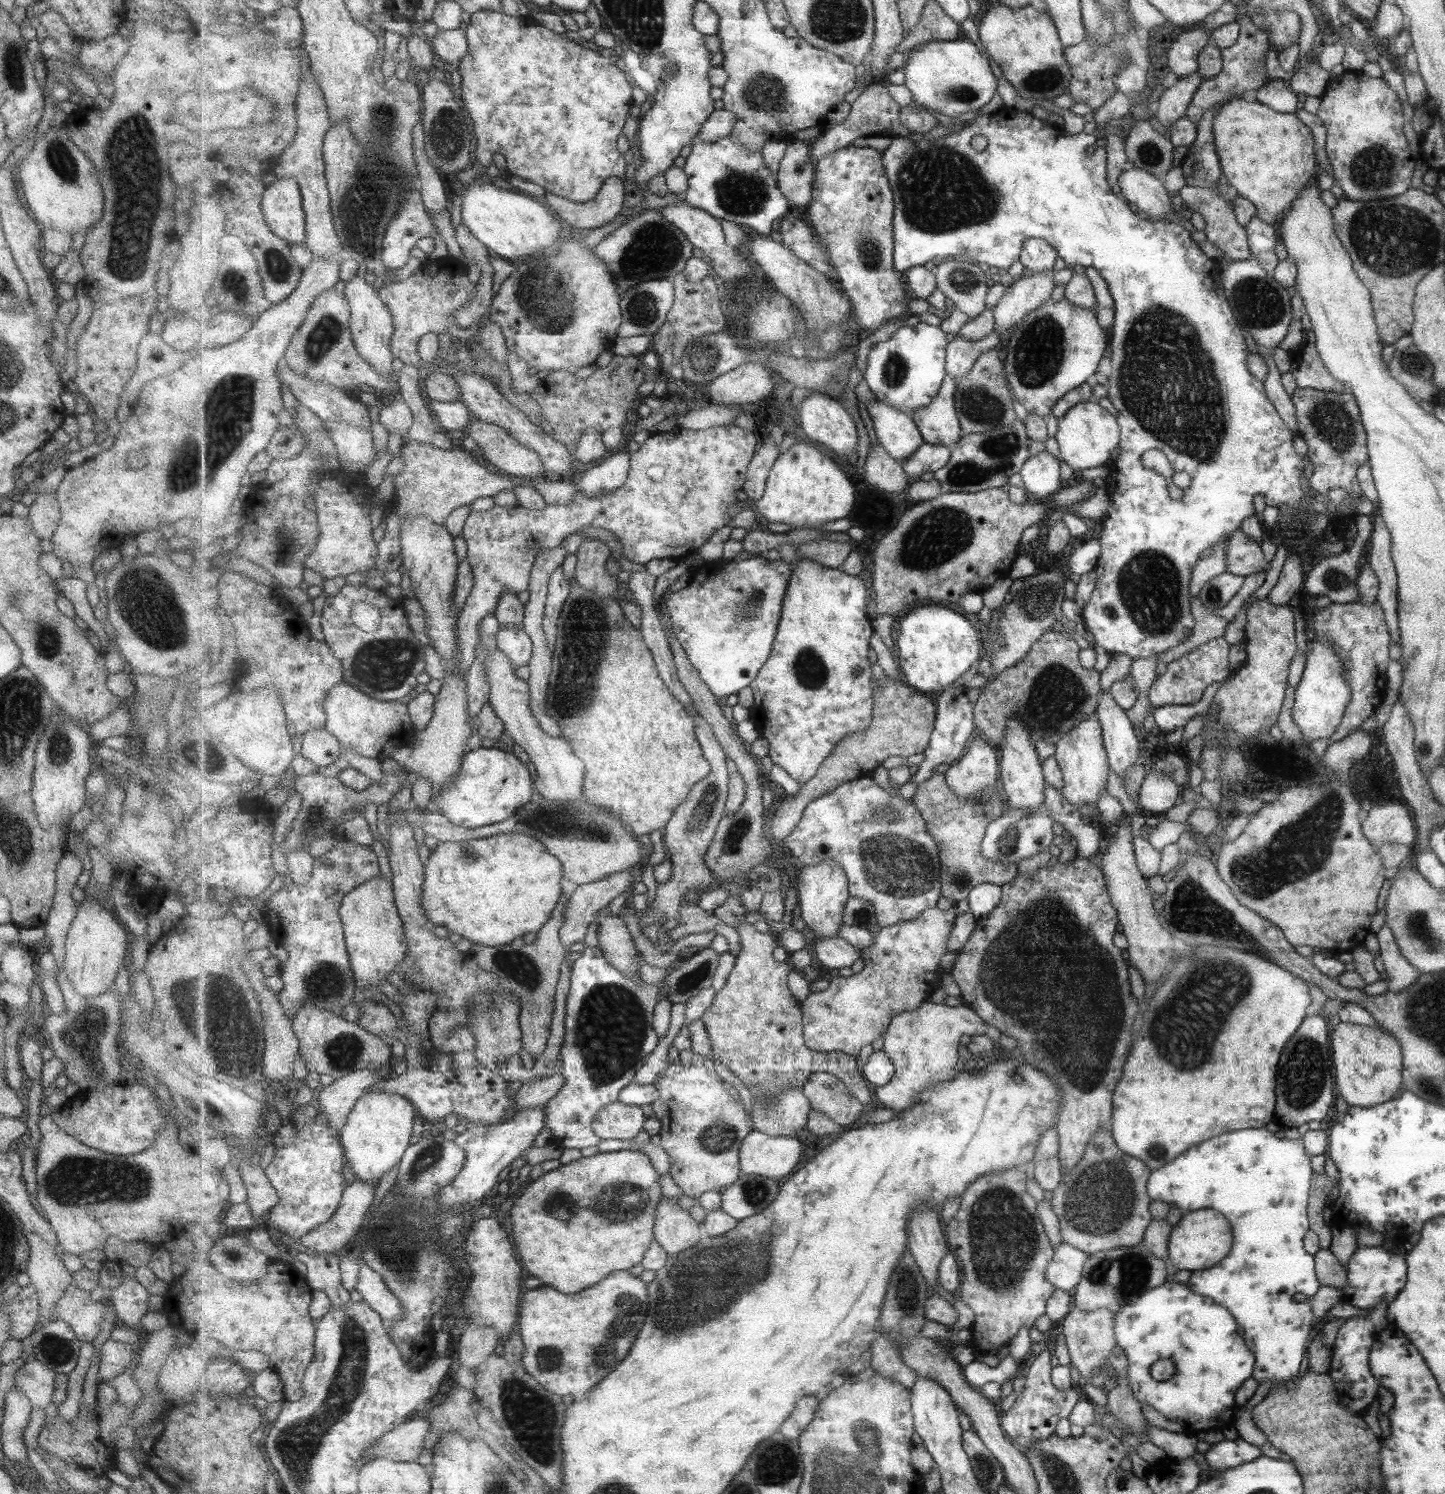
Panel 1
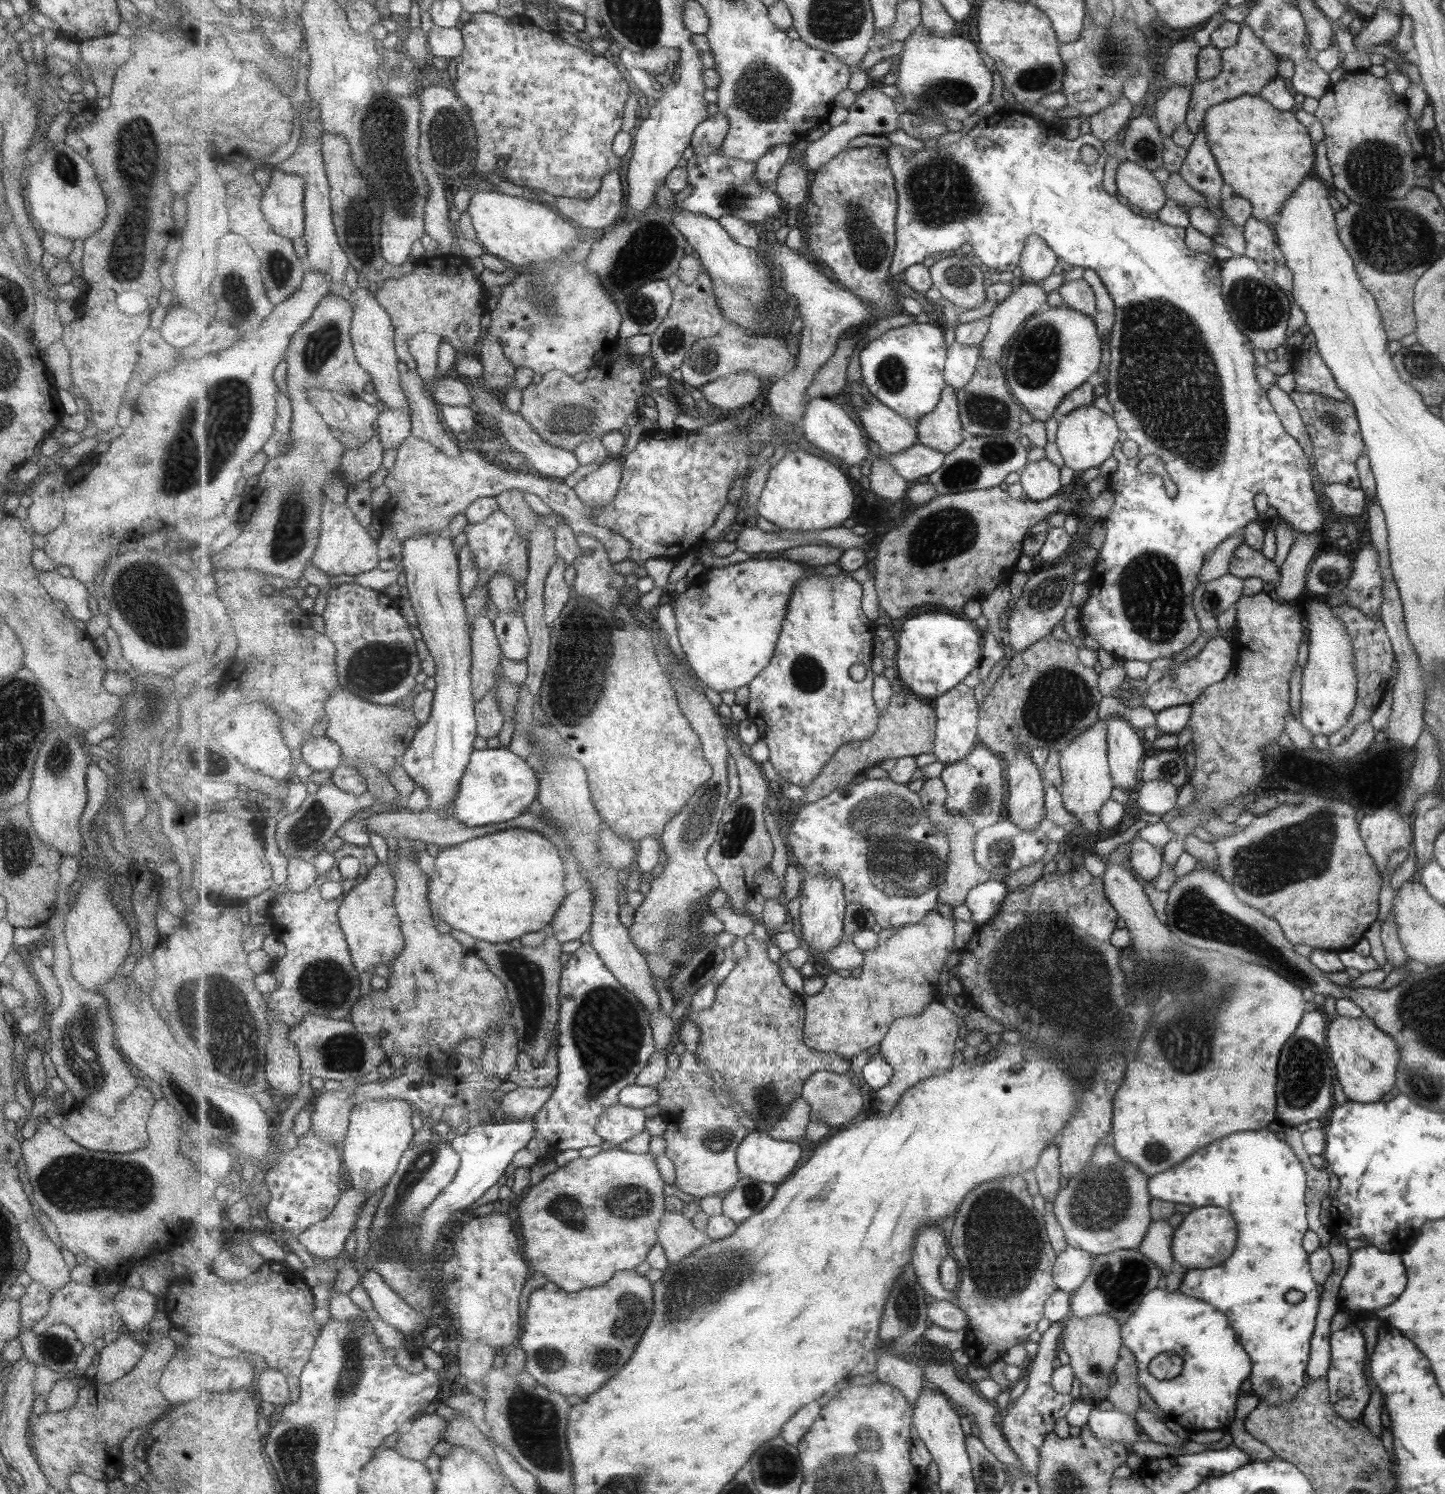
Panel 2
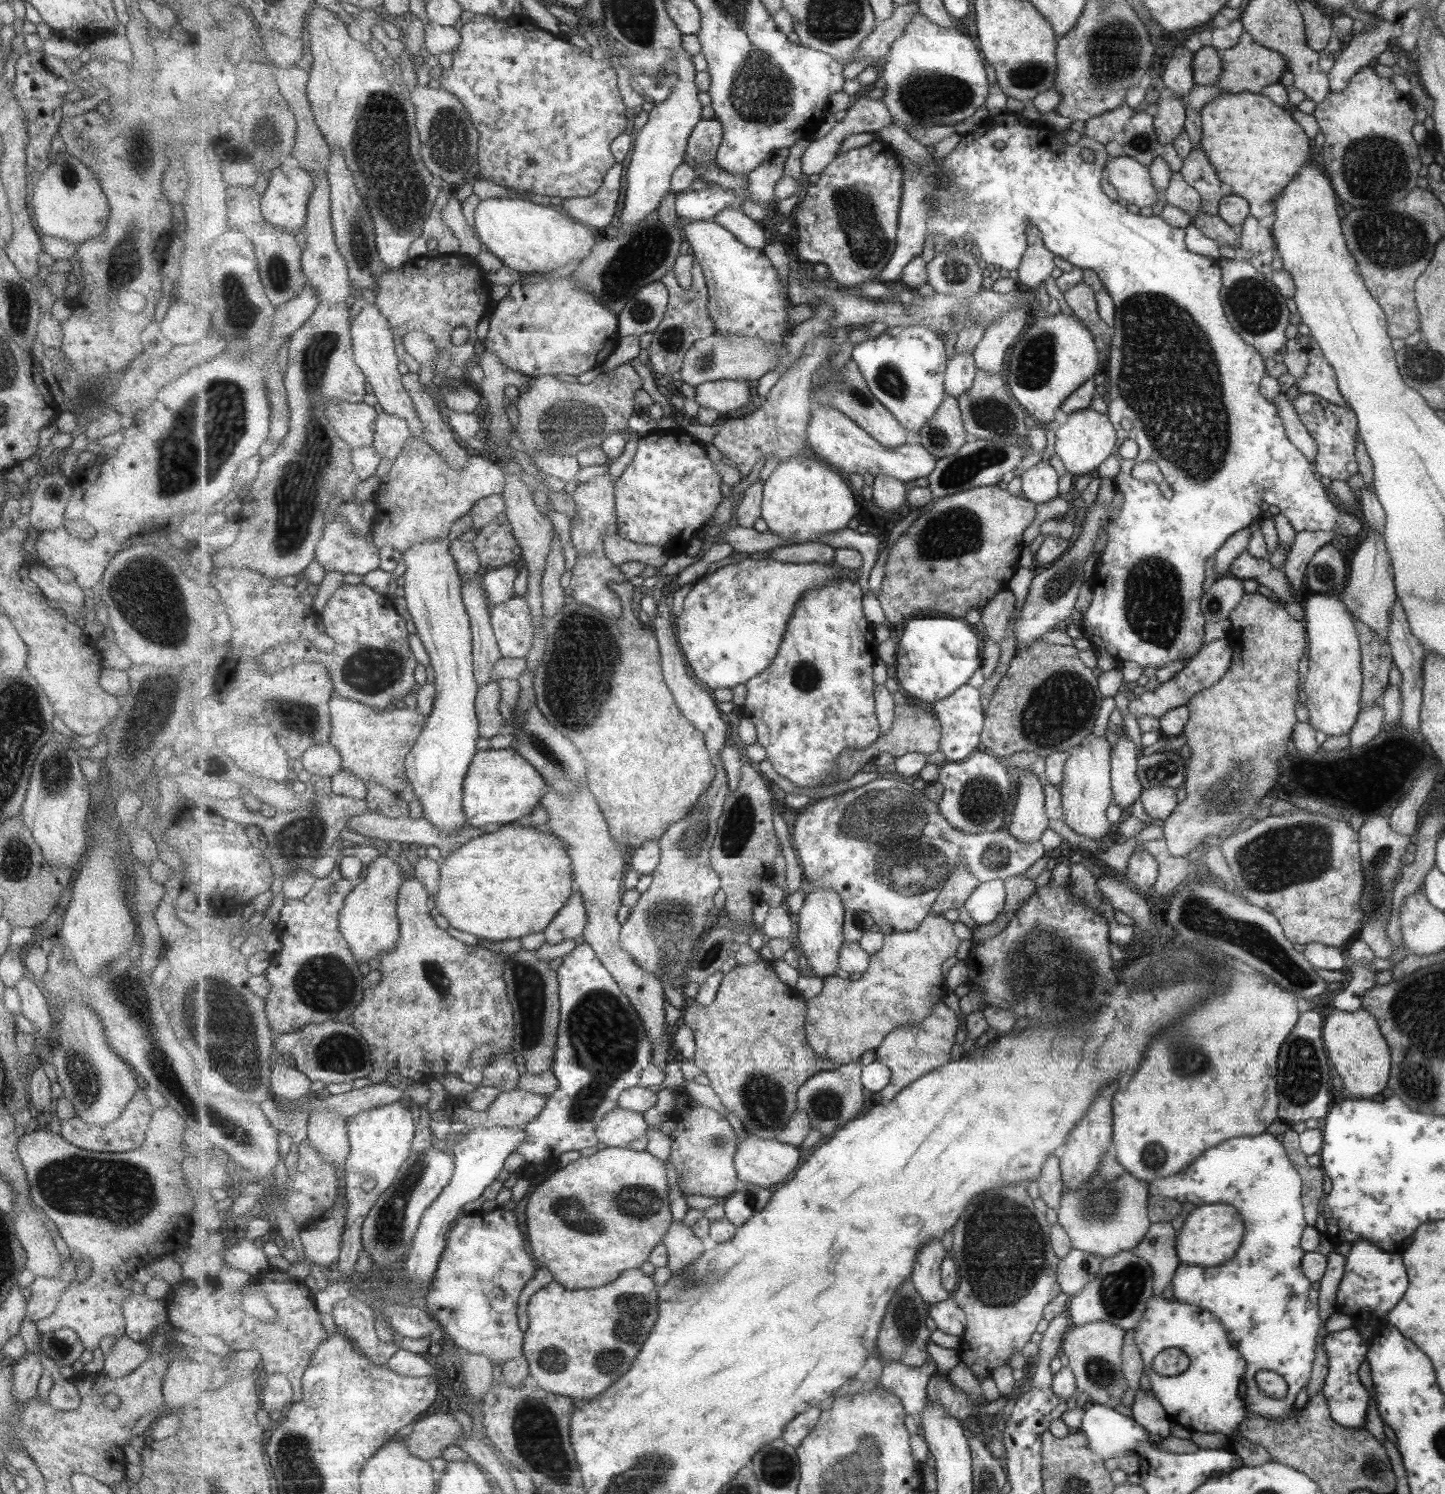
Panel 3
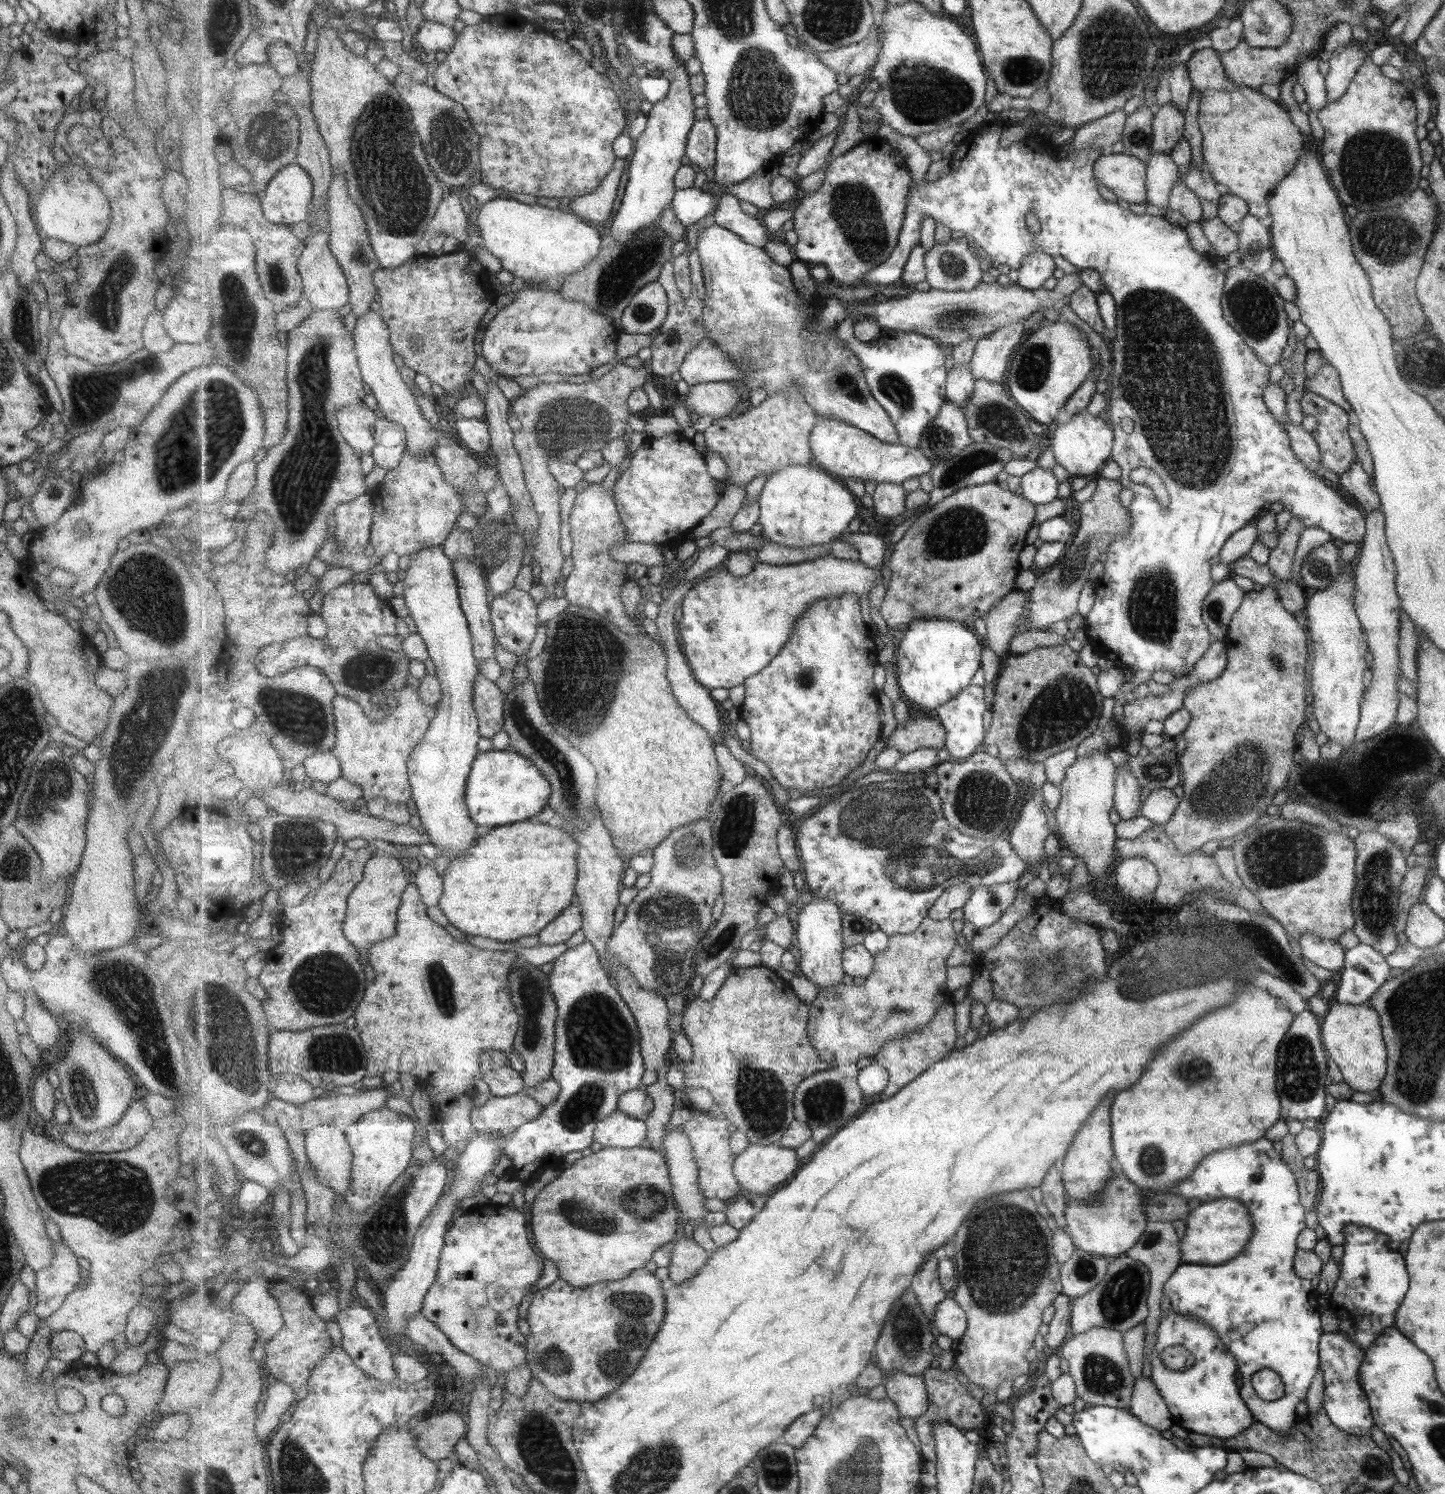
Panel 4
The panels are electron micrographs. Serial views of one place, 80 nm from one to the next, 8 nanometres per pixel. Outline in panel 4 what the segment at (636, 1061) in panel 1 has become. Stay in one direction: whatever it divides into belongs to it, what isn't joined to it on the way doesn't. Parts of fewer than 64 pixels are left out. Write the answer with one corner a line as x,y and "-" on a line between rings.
584,940
580,945
565,951
549,967
551,994
557,1003
556,1053
554,1056
553,1078
559,1082
562,1093
559,1099
537,1120
525,1123
516,1130
515,1136
506,1140
504,1154
512,1160
509,1172
523,1186
532,1185
541,1178
547,1168
562,1168
563,1160
571,1152
581,1152
593,1144
597,1125
617,1112
620,1099
630,1090
643,1087
646,1073
645,1061
641,1052
641,1031
639,1024
619,993
618,986
601,967
601,958
596,946

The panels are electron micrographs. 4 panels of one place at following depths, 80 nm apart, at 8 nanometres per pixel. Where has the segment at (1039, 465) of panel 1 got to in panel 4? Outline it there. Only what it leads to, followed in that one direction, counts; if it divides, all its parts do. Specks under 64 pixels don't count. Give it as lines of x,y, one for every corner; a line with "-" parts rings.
1035,467
1021,476
1022,498
1028,499
1033,505
1049,504
1057,498
1057,480
1052,471

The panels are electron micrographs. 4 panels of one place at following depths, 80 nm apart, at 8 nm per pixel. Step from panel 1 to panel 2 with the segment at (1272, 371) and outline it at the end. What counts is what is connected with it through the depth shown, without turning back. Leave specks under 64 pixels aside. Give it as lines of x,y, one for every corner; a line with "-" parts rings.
1276,382
1268,388
1266,394
1268,395
1269,402
1275,408
1284,429
1296,439
1300,447
1305,451
1305,454
1311,457
1312,444
1309,440
1309,432
1289,395
1279,390

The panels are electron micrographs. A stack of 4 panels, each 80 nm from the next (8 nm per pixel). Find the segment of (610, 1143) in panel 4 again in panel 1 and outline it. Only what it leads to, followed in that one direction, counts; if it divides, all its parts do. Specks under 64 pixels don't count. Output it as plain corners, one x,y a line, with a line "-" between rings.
618,1101
601,1110
593,1123
593,1128
597,1136
605,1140
609,1138
627,1140
635,1138
644,1131
643,1126
647,1118
643,1108
625,1105

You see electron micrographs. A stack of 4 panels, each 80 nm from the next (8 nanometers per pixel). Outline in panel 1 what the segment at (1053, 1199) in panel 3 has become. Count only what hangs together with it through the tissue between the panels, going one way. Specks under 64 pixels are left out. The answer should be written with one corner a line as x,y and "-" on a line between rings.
1053,1127
1046,1128
1040,1134
1032,1162
1034,1165
1032,1180
1041,1190
1051,1192
1060,1183
1063,1175
1058,1159
1057,1133

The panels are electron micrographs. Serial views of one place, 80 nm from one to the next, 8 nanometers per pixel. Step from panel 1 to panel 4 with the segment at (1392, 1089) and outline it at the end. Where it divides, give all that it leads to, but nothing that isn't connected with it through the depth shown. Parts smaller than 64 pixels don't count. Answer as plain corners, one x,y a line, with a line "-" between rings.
1333,1002
1327,1008
1321,1025
1321,1038
1325,1050
1338,1066
1343,1077
1353,1092
1375,1090
1385,1074
1387,1064
1387,1047
1384,1045
1383,1031
1377,1010
1367,1003
1337,1003

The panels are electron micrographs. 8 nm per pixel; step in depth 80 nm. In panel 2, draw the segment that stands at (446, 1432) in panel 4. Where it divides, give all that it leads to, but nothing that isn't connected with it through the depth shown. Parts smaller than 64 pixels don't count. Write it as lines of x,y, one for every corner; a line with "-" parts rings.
432,1414
431,1416
423,1415
421,1420
417,1420
411,1428
411,1432
401,1436
397,1446
393,1446
395,1452
399,1452
405,1457
411,1458
411,1460
417,1460
419,1462
427,1463
435,1446
443,1440
443,1433
450,1426
450,1422
443,1420
441,1416

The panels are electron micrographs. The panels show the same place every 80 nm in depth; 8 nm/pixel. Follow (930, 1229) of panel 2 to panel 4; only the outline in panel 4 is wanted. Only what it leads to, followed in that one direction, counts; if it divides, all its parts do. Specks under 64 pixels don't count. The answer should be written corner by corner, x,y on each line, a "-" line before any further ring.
938,1256
929,1258
929,1262
923,1266
921,1274
919,1274
919,1276
915,1278
915,1282
913,1282
913,1292
917,1294
920,1305
928,1316
934,1331
936,1331
935,1320
937,1307
948,1296
951,1296
941,1284
937,1258

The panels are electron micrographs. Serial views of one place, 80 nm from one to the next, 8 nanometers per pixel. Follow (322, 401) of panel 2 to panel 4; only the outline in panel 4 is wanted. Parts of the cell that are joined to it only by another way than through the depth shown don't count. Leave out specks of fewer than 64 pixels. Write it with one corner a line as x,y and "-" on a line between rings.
364,404
340,408
337,413
340,432
347,442
360,454
371,453
376,447
375,412

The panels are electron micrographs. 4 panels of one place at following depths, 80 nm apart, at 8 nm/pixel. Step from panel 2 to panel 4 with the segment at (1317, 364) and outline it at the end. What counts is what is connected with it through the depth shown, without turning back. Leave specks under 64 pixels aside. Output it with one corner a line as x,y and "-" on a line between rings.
1326,362
1316,376
1311,380
1305,381
1305,391
1321,395
1321,398
1328,399
1329,402
1336,403
1337,406
1352,413
1351,405
1344,397
1344,391
1340,385
1338,370
1335,370

